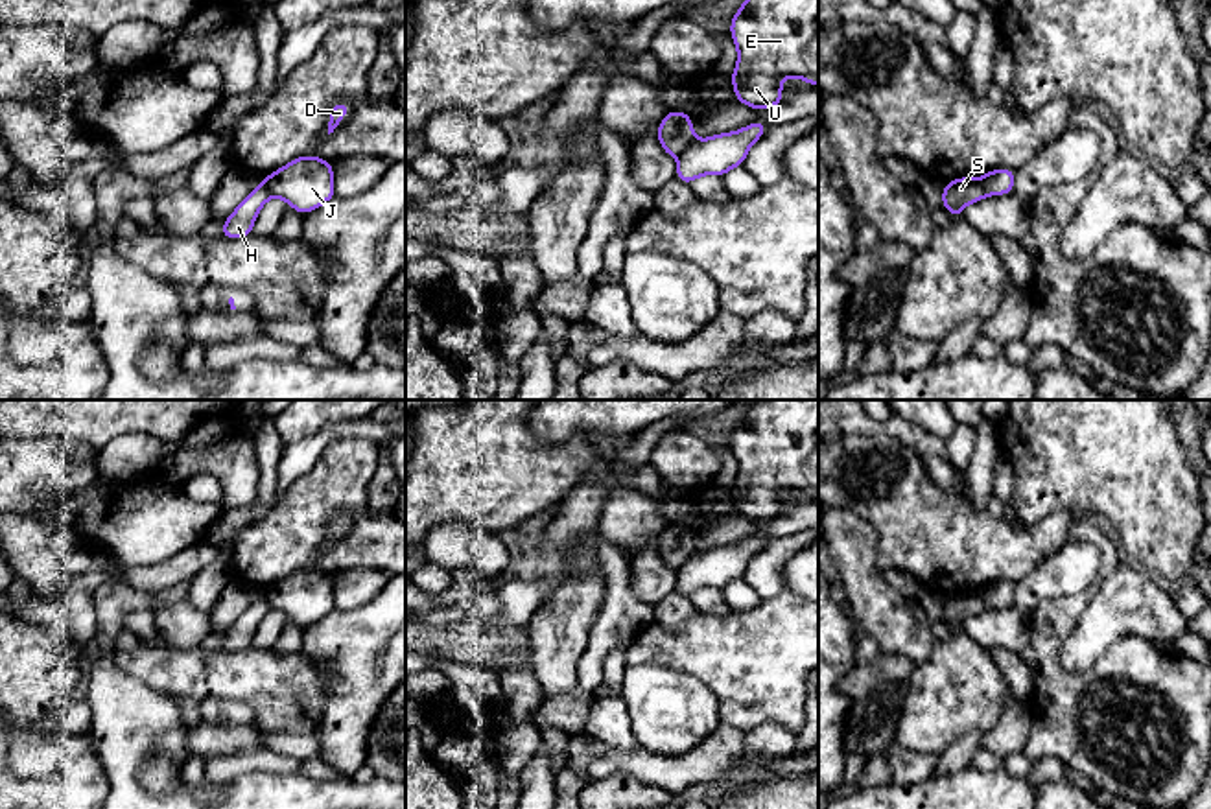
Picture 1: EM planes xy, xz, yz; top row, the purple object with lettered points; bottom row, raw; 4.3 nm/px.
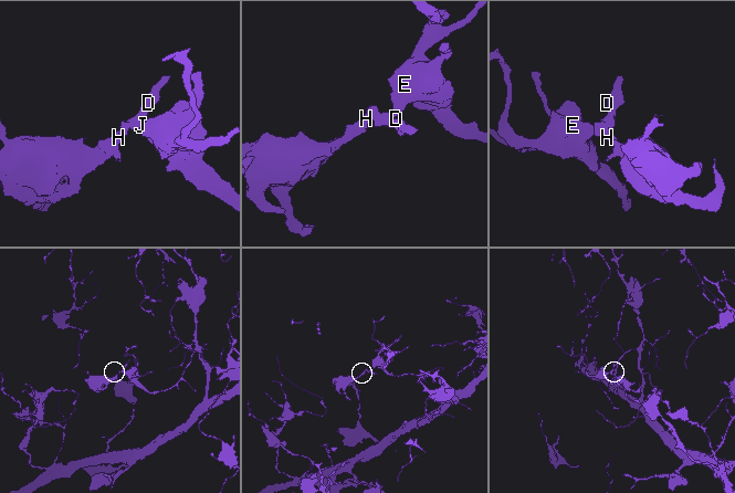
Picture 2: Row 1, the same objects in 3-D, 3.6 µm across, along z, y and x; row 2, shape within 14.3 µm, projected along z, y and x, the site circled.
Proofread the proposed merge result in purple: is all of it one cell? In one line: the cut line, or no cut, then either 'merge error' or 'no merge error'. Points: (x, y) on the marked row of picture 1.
cut in xz along (693, 139), (677, 159); merge error

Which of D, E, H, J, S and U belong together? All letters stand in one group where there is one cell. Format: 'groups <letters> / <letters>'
groups D E J U / H S

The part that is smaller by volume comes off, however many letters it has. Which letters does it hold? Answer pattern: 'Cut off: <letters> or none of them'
Cut off: H, S

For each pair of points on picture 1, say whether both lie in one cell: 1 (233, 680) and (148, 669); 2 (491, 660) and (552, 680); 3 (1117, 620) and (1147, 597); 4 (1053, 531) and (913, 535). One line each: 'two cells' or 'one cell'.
1: one cell
2: two cells
3: one cell
4: one cell

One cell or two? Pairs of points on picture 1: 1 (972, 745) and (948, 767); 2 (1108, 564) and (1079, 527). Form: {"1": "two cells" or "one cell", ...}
{"1": "one cell", "2": "one cell"}

